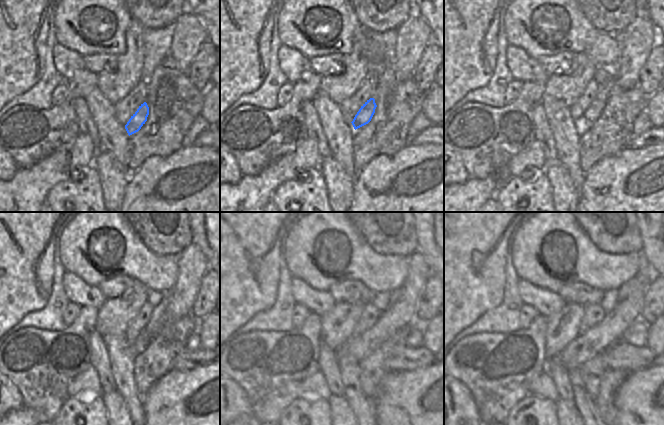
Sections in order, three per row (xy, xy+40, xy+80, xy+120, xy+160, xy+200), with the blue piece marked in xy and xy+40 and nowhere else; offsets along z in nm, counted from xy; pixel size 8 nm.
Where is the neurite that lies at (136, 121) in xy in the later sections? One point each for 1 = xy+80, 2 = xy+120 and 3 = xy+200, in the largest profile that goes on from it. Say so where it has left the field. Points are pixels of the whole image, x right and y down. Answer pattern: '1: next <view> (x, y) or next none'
1: next xy+80 (596, 107)
2: next xy+120 (151, 328)
3: next xy+200 (628, 287)

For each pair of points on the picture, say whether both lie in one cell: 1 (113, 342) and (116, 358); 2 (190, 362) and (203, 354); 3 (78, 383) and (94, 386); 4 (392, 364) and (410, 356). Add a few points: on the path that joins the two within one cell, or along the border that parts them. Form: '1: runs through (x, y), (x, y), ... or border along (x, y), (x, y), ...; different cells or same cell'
1: runs through (116, 346), (116, 354); same cell
2: runs through (193, 359), (200, 357); same cell
3: runs through (82, 383), (90, 383); same cell
4: runs through (396, 363), (406, 356); same cell

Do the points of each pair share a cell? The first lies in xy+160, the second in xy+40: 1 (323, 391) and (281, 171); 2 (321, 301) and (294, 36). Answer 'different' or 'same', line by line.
1: same
2: different

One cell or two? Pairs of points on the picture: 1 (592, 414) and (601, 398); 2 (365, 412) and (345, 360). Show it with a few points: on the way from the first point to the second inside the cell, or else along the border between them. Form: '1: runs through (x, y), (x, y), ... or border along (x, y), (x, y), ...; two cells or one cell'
1: border along (594, 398), (594, 404), (599, 414); two cells
2: runs through (357, 399), (356, 385), (350, 379), (350, 373); one cell

